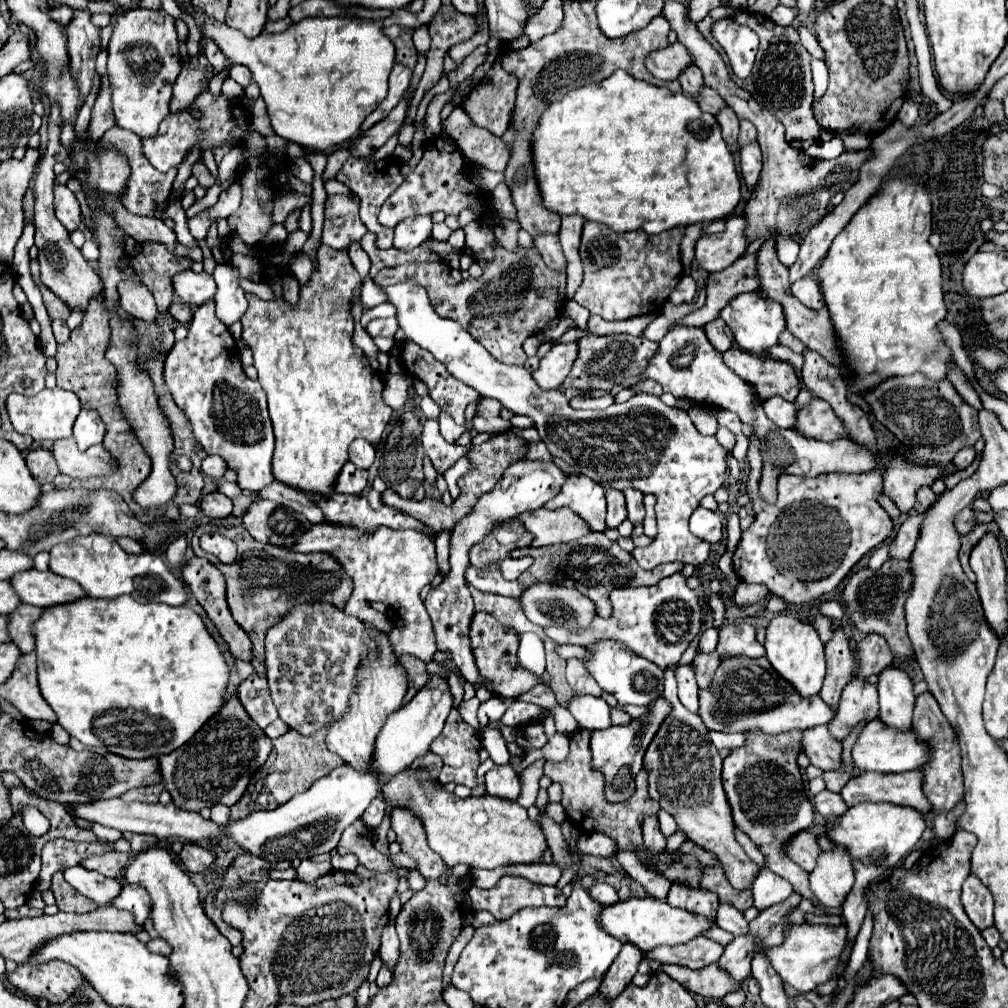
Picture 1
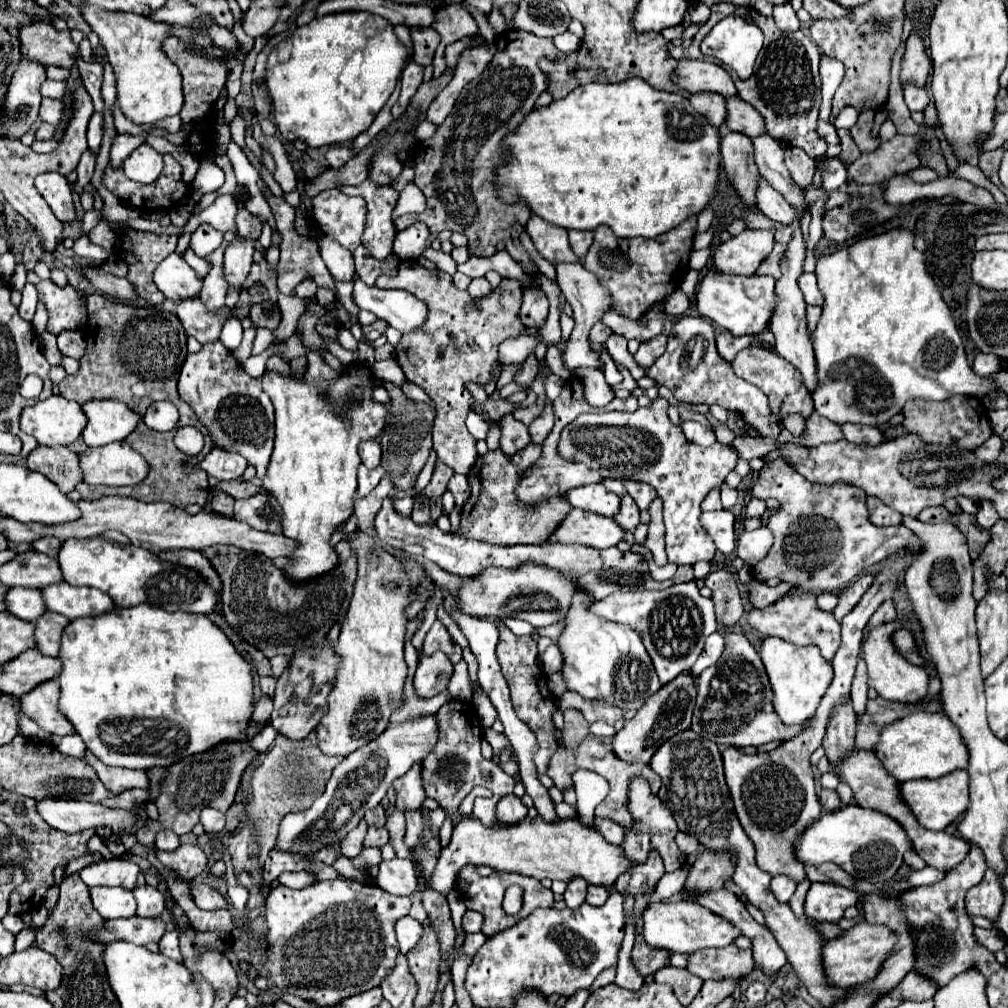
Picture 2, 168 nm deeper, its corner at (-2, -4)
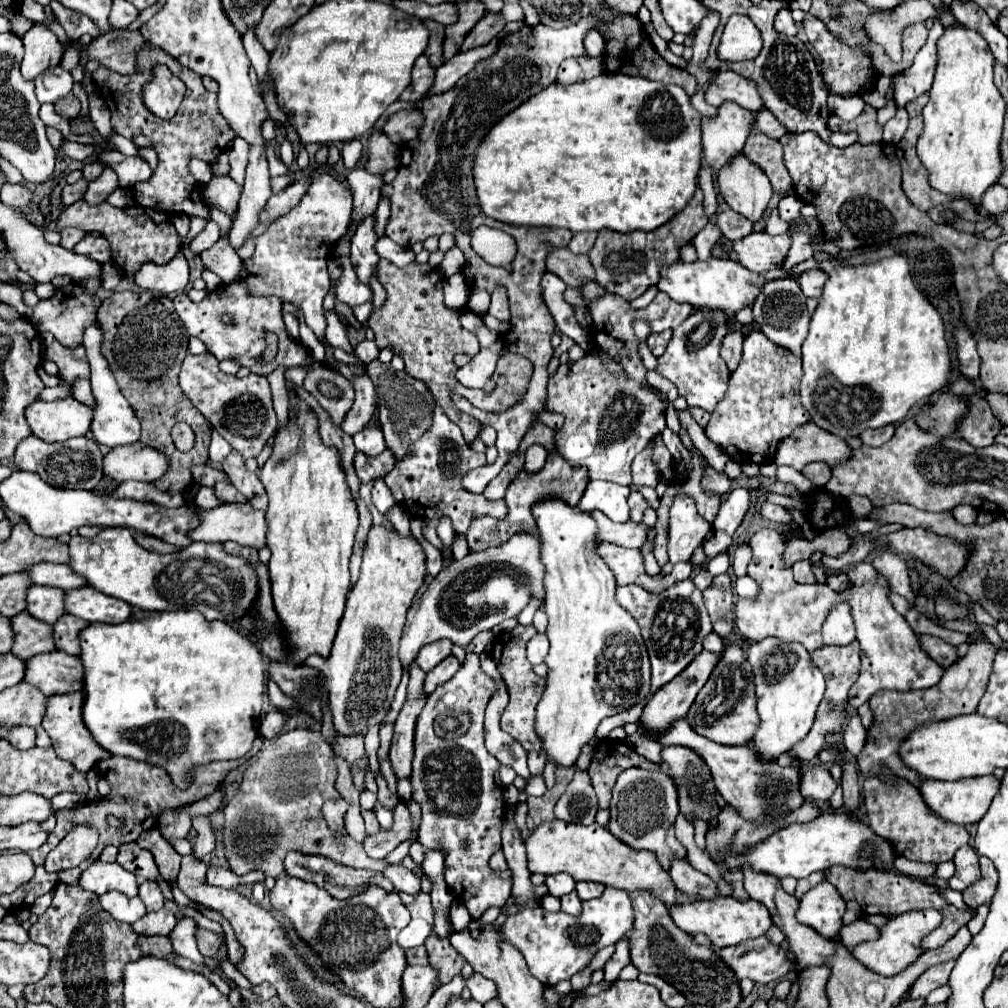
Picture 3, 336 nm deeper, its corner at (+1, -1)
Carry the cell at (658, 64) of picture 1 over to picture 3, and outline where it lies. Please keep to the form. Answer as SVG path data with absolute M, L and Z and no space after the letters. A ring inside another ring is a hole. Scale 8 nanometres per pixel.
M719 71L715 81L707 87L705 97L715 107L723 105L725 101L733 101L749 111L765 109L761 95L757 93L757 85L733 71Z

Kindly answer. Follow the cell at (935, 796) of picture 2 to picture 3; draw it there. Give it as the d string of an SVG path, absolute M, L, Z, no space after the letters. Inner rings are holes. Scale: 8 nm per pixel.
M985 775L985 777L971 777L971 779L959 779L959 781L925 781L919 789L921 795L925 799L925 803L929 805L931 811L935 811L937 815L941 815L943 819L957 823L957 825L969 825L969 823L977 823L981 821L981 817L987 813L991 799L997 795L1001 785L1001 779L993 777L993 775Z

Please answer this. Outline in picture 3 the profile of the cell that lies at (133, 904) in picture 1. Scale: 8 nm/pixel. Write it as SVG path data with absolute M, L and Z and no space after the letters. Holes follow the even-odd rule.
M143 881L139 887L139 897L145 903L147 911L159 911L165 903L165 897L163 897L157 881Z

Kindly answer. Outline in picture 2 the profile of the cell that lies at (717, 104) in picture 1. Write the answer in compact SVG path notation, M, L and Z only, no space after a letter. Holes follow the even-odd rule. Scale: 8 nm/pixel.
M732 96L732 100L726 98L726 108L728 108L728 120L724 122L724 126L728 130L742 132L750 138L766 132L764 118L742 98L738 98L738 96Z

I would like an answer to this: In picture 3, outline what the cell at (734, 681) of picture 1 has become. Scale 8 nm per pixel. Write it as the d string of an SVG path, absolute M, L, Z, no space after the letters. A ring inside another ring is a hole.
M731 645L731 647L725 647L721 661L713 669L705 687L699 691L699 695L693 701L685 719L699 735L711 739L713 743L745 745L759 727L755 703L757 701L755 701L755 685L753 685L751 665L745 659L741 647Z

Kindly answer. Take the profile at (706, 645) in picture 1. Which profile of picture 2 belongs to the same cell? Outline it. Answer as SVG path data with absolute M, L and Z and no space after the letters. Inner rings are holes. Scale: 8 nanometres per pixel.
M714 632L712 636L708 636L708 640L706 640L706 644L704 644L704 652L702 652L700 658L696 660L696 664L690 668L690 674L692 674L694 678L698 678L700 672L704 672L704 670L710 668L712 664L716 664L716 660L718 660L720 654L722 654L722 650L724 650L722 634Z

